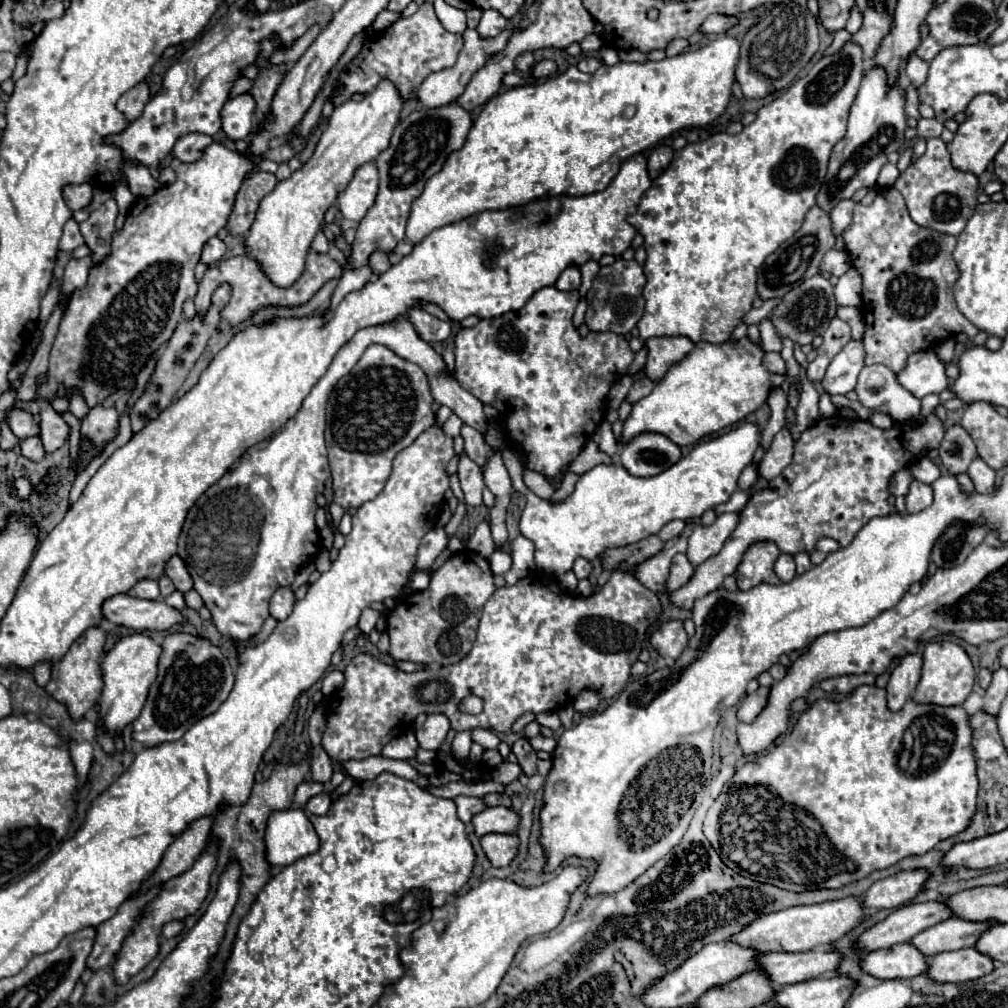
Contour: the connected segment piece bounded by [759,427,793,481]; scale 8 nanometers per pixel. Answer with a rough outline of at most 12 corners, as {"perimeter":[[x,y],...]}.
{"perimeter":[[781,429],[765,453],[759,475],[777,477],[793,459],[789,429]]}

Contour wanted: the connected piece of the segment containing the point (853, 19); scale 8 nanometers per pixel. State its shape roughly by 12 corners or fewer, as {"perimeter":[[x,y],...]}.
{"perimeter":[[851,11],[845,29],[851,35],[861,29],[863,13]]}

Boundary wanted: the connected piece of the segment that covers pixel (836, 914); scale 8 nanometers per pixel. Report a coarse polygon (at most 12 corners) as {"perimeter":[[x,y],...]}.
{"perimeter":[[857,897],[757,917],[727,937],[761,953],[799,953],[865,917]]}

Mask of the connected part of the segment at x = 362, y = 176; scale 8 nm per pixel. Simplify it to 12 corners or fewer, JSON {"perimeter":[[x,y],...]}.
{"perimeter":[[373,161],[337,195],[345,219],[361,221],[379,189]]}

